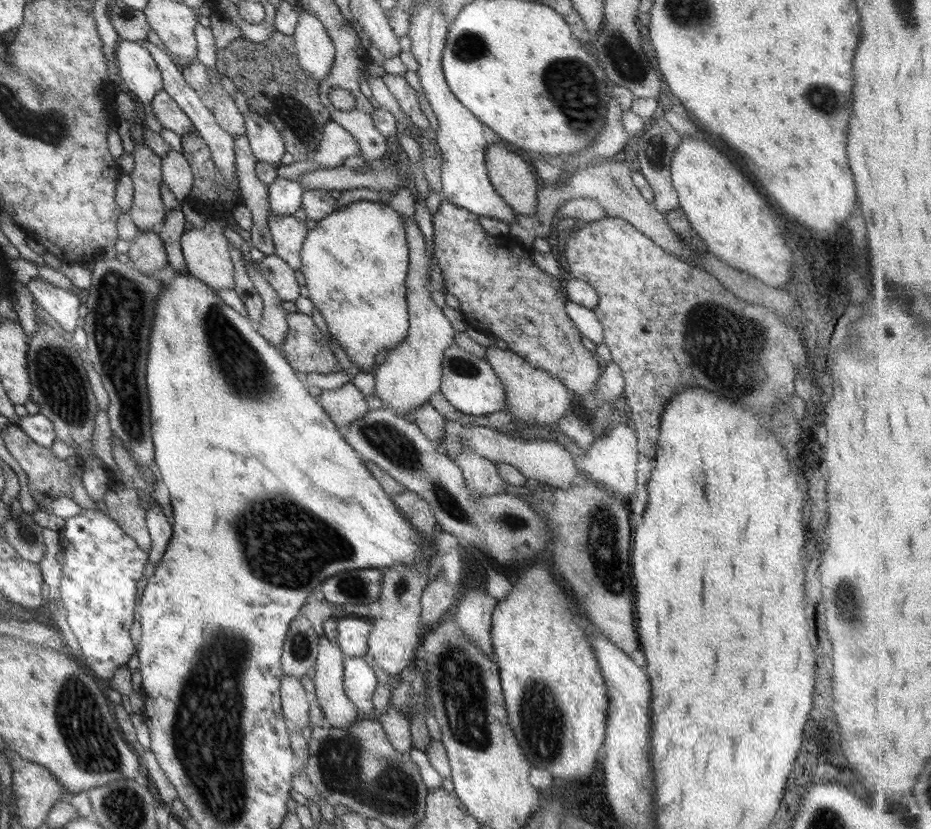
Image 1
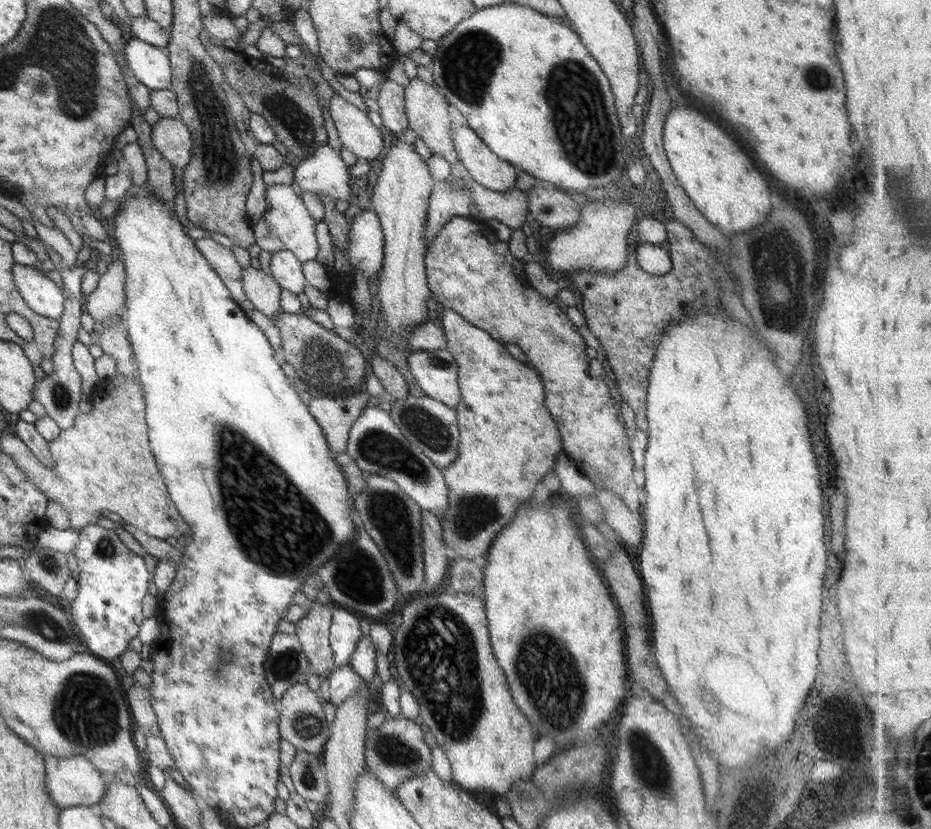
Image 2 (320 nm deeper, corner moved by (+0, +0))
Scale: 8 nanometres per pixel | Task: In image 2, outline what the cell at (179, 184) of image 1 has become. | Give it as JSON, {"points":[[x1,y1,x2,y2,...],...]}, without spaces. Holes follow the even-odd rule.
{"points":[[178,116,159,118,150,126,150,139,156,151,175,168,183,168,190,159,193,142,188,129]]}

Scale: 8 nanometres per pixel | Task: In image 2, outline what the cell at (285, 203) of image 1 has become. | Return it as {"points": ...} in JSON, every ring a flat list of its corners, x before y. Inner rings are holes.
{"points":[[327,142,293,169,293,179,301,191,324,192,336,200,348,200,348,171,341,156]]}

